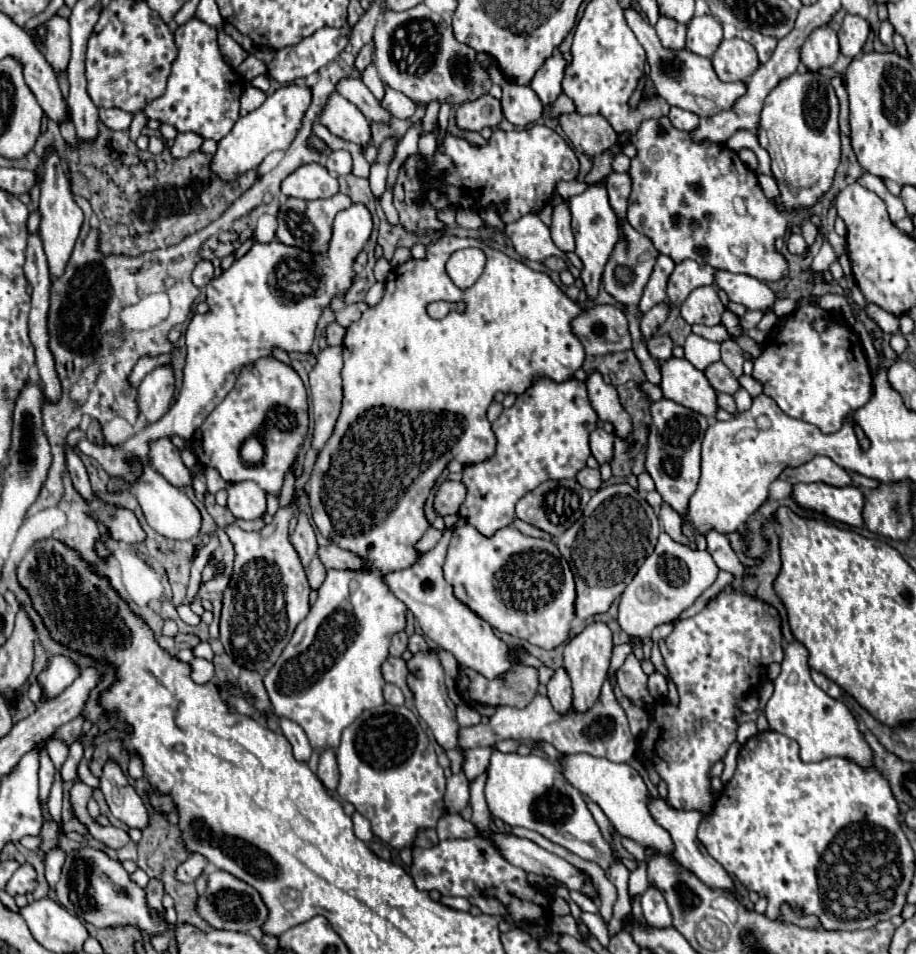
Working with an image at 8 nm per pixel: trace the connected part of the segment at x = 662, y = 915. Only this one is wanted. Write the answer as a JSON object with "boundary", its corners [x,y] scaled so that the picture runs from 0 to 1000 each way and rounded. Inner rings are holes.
{"boundary":[[[709,930],[702,936],[700,951],[702,951],[702,959],[704,959],[706,968],[713,974],[728,974],[735,970],[735,961],[733,961],[733,955],[728,951],[728,944],[717,930]]]}

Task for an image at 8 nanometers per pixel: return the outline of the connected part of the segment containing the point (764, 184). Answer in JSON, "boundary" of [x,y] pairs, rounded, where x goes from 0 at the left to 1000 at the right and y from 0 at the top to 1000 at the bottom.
{"boundary":[[[829,183],[829,194],[833,198],[833,202],[840,206],[840,209],[846,209],[850,204],[850,198],[848,198],[848,192],[844,188],[835,188]]]}

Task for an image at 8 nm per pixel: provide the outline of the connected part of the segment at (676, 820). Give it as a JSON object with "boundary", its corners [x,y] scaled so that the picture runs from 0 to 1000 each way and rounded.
{"boundary":[[[713,838],[713,840],[709,842],[709,846],[711,846],[711,852],[713,852],[715,861],[717,861],[724,869],[728,869],[728,871],[733,873],[733,879],[735,879],[735,884],[737,884],[737,894],[735,894],[737,903],[739,903],[741,907],[746,907],[748,911],[752,911],[757,917],[761,917],[761,921],[765,921],[772,930],[776,930],[776,932],[787,932],[787,934],[796,934],[798,938],[802,938],[802,940],[807,942],[807,938],[802,936],[802,926],[800,926],[798,917],[789,911],[787,905],[783,905],[783,903],[767,890],[767,886],[765,886],[763,879],[761,879],[761,867],[763,867],[763,863],[765,863],[765,852],[761,852],[761,850],[739,850],[739,848],[733,848],[724,838]]]}

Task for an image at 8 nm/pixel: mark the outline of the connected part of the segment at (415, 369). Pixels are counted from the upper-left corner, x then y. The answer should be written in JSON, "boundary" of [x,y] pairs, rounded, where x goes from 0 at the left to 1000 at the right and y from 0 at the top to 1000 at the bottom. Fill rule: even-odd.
{"boundary":[[[484,246],[466,261],[466,271],[451,271],[431,280],[420,295],[418,313],[379,343],[374,355],[374,427],[366,454],[342,490],[335,517],[340,540],[350,561],[394,584],[398,596],[357,599],[337,645],[324,655],[305,693],[287,712],[298,747],[329,760],[344,787],[366,787],[377,762],[398,743],[420,737],[416,697],[425,689],[429,666],[442,661],[444,655],[444,634],[420,613],[420,603],[457,588],[460,580],[453,571],[471,552],[464,542],[464,525],[475,504],[490,483],[521,487],[538,479],[543,460],[532,441],[532,427],[543,410],[569,414],[586,395],[604,395],[604,399],[626,395],[639,378],[636,362],[623,347],[623,334],[630,328],[634,328],[634,322],[597,286],[582,284],[525,253]],[[510,259],[523,259],[532,276],[516,301],[501,303],[488,288],[486,276],[492,265]],[[477,313],[505,318],[508,326],[492,326],[486,334],[473,336],[466,330],[466,320]]]}

